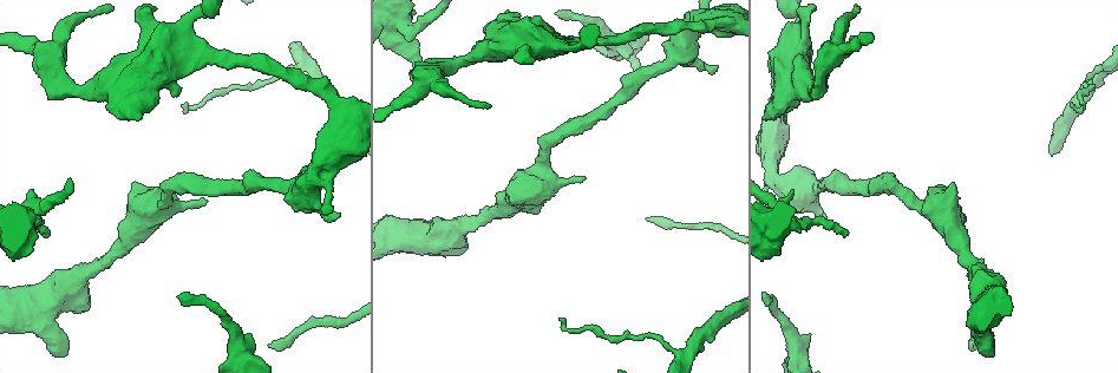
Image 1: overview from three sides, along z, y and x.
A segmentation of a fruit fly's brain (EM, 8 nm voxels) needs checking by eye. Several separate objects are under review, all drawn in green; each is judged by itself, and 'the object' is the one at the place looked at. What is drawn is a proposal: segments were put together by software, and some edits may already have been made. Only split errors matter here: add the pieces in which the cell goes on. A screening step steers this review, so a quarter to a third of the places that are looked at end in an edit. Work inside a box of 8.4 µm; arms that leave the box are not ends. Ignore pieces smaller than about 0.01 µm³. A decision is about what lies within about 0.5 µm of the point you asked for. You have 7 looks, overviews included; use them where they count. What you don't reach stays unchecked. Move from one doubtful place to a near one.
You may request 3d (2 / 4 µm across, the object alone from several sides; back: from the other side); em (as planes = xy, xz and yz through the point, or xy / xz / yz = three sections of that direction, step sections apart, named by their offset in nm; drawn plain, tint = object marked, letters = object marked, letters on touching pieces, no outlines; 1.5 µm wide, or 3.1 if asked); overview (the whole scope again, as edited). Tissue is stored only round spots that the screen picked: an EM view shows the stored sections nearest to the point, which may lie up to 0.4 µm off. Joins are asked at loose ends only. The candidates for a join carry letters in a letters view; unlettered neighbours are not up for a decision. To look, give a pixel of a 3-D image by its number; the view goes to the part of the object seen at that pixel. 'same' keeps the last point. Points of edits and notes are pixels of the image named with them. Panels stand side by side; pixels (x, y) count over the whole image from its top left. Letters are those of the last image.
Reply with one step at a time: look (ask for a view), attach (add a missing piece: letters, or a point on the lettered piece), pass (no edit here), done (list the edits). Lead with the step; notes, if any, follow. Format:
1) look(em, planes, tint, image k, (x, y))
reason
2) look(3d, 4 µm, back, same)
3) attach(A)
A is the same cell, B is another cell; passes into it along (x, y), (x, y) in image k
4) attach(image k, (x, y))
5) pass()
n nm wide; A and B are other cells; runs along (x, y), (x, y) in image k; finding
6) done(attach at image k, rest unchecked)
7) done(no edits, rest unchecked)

look(3d, 4 µm, image 1, (47, 237))
branch stops here

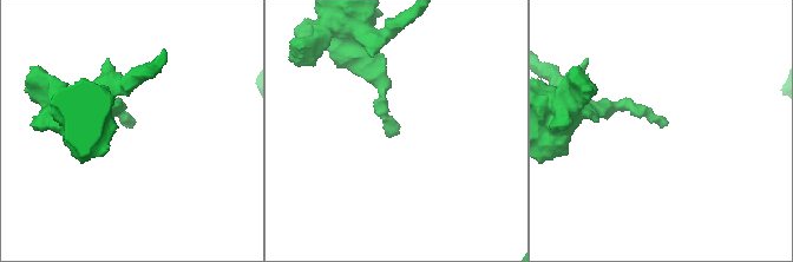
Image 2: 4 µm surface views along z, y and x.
look(em, xy, step 8, tint, image 2, (131, 126))
now the EM

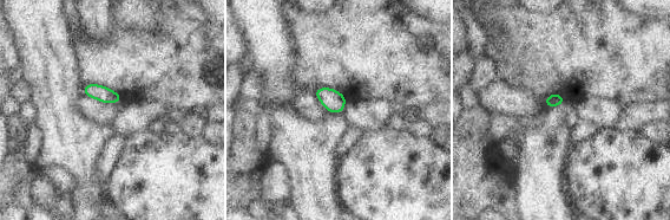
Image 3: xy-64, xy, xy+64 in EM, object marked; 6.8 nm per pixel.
look(em, planes, letters, same)
cut it another way

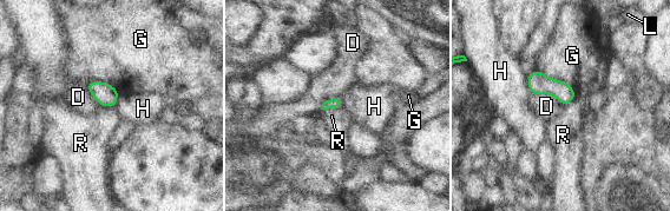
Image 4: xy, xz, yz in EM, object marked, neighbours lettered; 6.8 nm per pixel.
pass()
G touches over 320 nm; D, G, H, L and R are other cells; no lettered piece goes on from it

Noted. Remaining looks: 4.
look(3d, 4 µm, image 1, (203, 205))
branch stops here

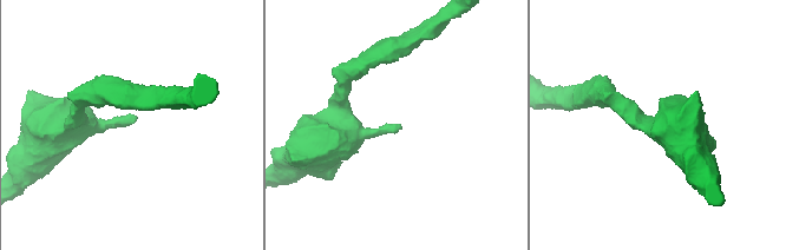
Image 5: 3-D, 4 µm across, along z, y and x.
look(em, planes, tint, image 5, (135, 120))

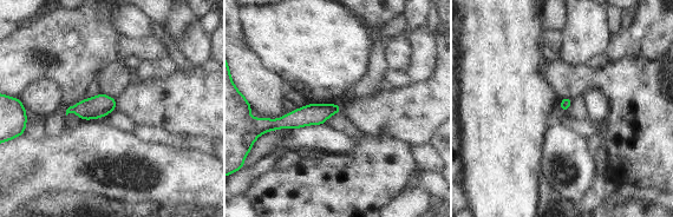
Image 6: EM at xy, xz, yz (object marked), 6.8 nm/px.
look(em, planes, letters, same)
what lies round it

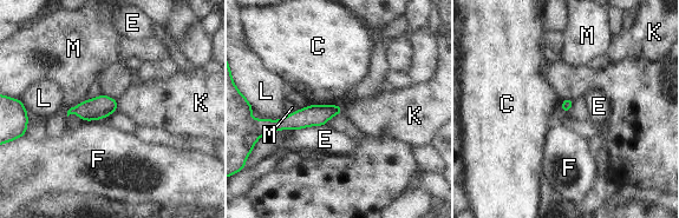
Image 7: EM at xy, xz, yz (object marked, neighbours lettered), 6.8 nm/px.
pass()
C, E, F, K, L and M are other cells; runs along (340, 110), (283, 124), (269, 123) in image 7; none of them fits

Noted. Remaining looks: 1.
done(no edits, rest unchecked)

